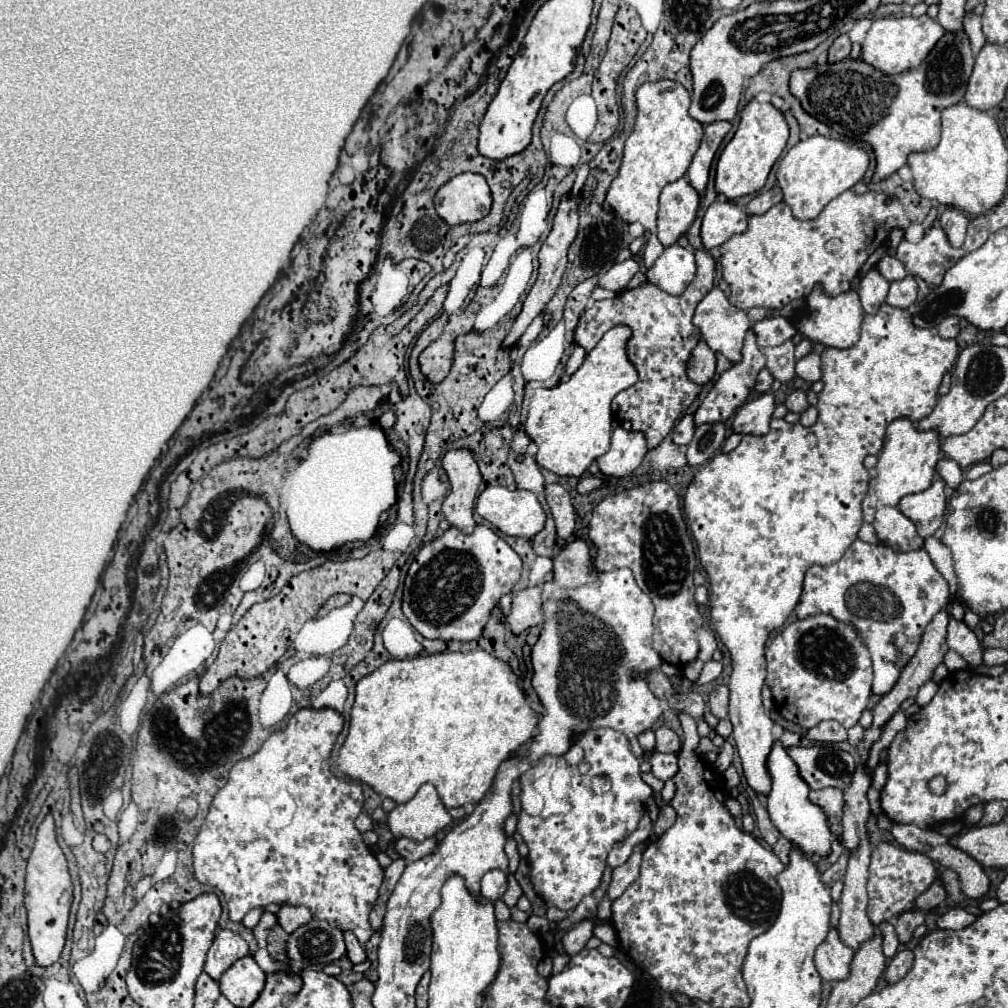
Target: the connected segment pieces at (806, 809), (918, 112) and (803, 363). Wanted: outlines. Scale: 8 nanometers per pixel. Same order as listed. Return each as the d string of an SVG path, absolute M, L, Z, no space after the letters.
M780 740L774 742L768 758L766 758L766 768L768 774L772 778L772 786L770 792L766 796L766 808L770 814L770 822L778 828L778 832L790 840L798 850L802 850L806 856L820 856L820 858L828 858L832 848L832 832L828 826L828 816L824 814L824 810L814 804L808 794L810 794L810 786L804 782L804 778L798 772L796 762L788 756L786 748L780 744Z
M946 32L938 46L928 54L926 62L918 66L916 70L908 70L902 74L884 74L876 70L874 66L866 64L864 60L852 60L844 58L840 62L826 62L822 66L812 66L806 70L794 70L790 74L790 94L796 96L802 104L802 108L814 116L816 120L824 122L826 126L840 132L844 138L856 138L872 146L876 154L876 172L872 176L872 182L882 182L894 172L898 172L902 166L906 166L906 158L912 152L926 152L938 146L940 142L940 114L944 108L958 104L964 94L974 68L974 54L970 50L970 42L966 32Z
M814 344L812 352L806 354L804 358L800 358L796 362L796 374L802 378L802 380L808 380L808 382L816 382L820 380L820 354L826 350L824 344Z

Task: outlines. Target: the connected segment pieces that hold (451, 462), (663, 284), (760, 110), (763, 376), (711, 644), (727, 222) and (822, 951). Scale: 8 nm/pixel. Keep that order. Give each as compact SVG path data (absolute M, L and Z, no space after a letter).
M448 450L442 466L450 478L450 494L446 496L442 510L446 520L470 534L476 527L474 520L474 502L478 494L478 486L482 483L482 476L478 464L470 450Z
M668 246L656 264L648 270L648 282L662 288L664 292L678 296L684 288L694 280L696 264L694 264L694 248L684 246Z
M752 100L740 114L740 124L732 140L722 150L716 164L716 192L726 196L728 200L758 192L770 174L770 168L782 154L788 142L788 124L780 110L776 110L770 102L760 104Z
M762 370L760 374L758 374L758 382L756 382L756 392L758 394L764 394L766 390L770 390L770 386L772 386L772 382L774 382L774 378L772 378L772 374L768 372L768 370Z
M698 628L696 630L696 638L698 638L698 644L700 644L700 652L698 652L698 658L702 662L708 662L716 650L716 638L710 630L706 628Z
M712 202L702 218L702 244L704 244L704 248L706 250L716 248L716 246L724 244L728 238L732 238L734 234L744 234L746 220L748 220L748 214L744 212L744 208L736 206L734 202Z
M830 930L828 938L816 948L816 970L826 982L846 980L850 974L850 962L854 958L854 950L850 950L838 938L838 930Z

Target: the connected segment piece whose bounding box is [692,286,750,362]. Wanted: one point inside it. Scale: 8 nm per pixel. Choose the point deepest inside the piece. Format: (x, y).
(723, 327)

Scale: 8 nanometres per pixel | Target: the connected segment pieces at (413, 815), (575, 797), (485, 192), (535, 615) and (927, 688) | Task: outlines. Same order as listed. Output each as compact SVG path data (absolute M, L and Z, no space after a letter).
M424 784L410 802L396 806L388 814L388 828L394 834L394 838L406 836L416 842L434 836L450 822L452 816L444 808L432 784Z
M598 728L574 738L574 746L564 756L544 756L519 778L522 810L518 814L518 832L530 854L528 878L538 896L550 906L572 912L582 896L592 894L606 868L606 854L616 842L630 836L644 816L646 800L652 788L640 778L640 760L630 752L628 738L612 728Z
M458 174L438 190L434 206L448 224L482 220L492 206L490 186L482 174Z
M534 586L534 588L520 590L514 596L512 610L506 616L506 622L510 624L514 634L520 634L520 632L544 622L544 616L540 610L540 594L542 594L542 588Z
M926 682L922 688L920 688L920 692L918 692L918 696L916 696L916 704L918 706L926 706L930 700L932 700L932 696L936 694L936 690L938 690L938 684L936 682Z

